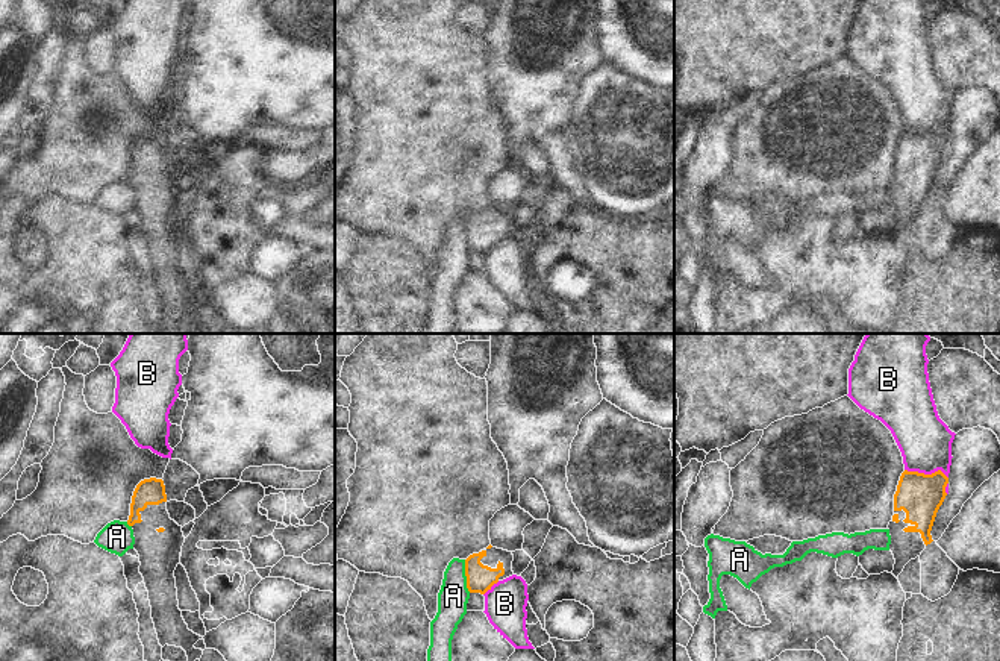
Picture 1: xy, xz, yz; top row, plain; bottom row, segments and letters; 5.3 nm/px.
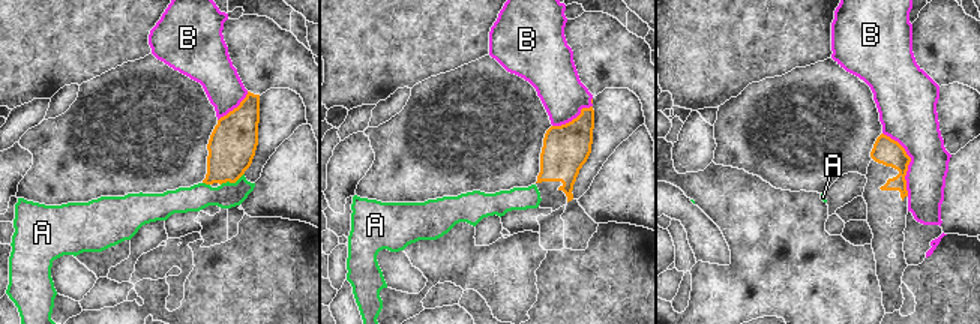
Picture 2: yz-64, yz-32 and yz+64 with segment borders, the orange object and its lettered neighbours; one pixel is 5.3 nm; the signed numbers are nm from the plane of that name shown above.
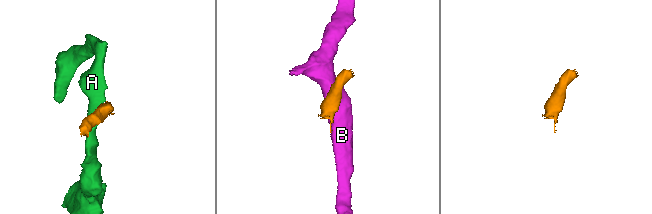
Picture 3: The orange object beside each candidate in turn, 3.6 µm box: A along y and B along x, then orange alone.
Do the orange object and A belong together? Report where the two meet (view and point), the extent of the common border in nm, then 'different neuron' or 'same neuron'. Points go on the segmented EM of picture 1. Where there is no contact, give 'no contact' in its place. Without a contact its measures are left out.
xz (465, 575) | 180 nm | different neuron

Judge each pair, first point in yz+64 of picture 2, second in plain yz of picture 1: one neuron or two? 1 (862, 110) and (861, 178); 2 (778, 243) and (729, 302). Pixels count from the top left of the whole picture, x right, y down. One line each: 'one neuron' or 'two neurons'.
1: one neuron
2: one neuron

